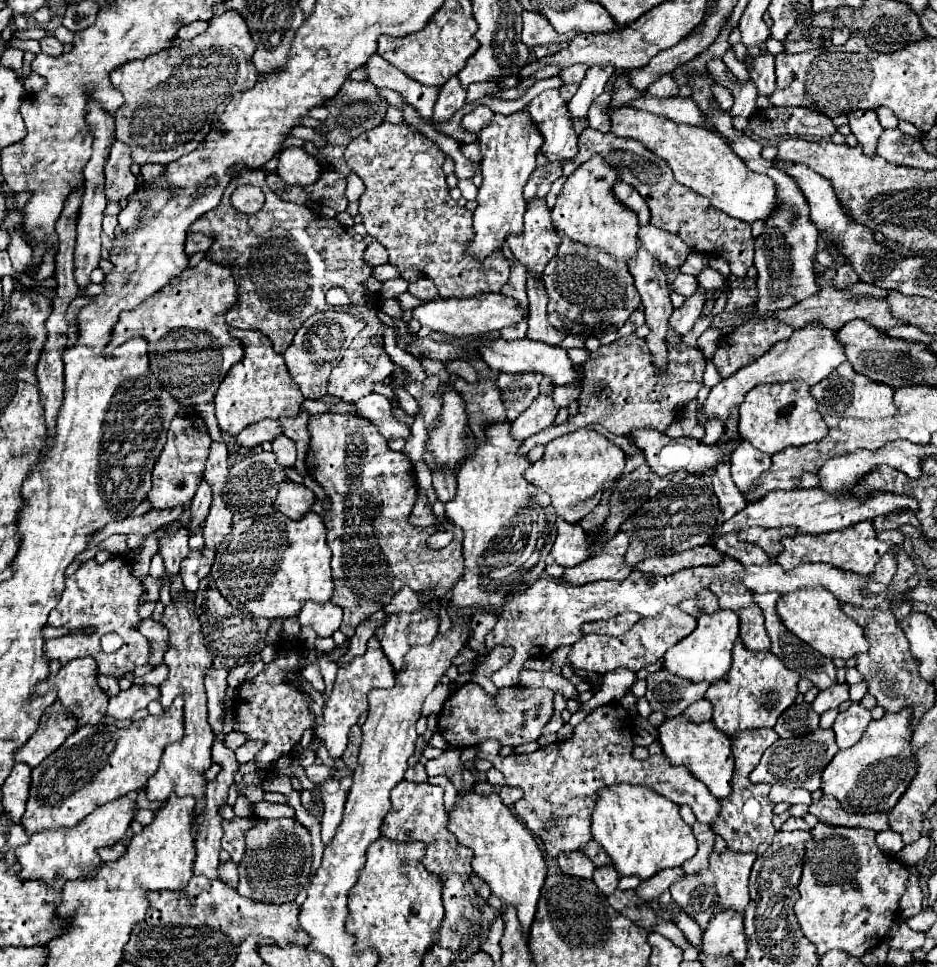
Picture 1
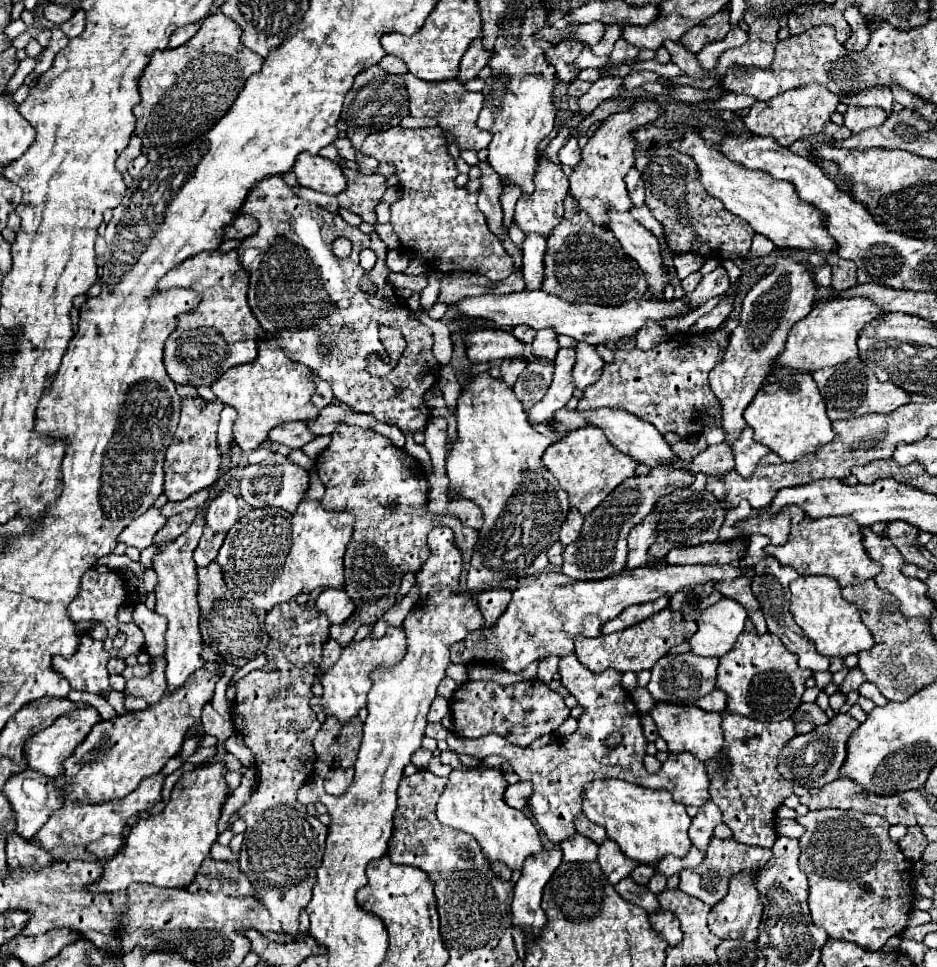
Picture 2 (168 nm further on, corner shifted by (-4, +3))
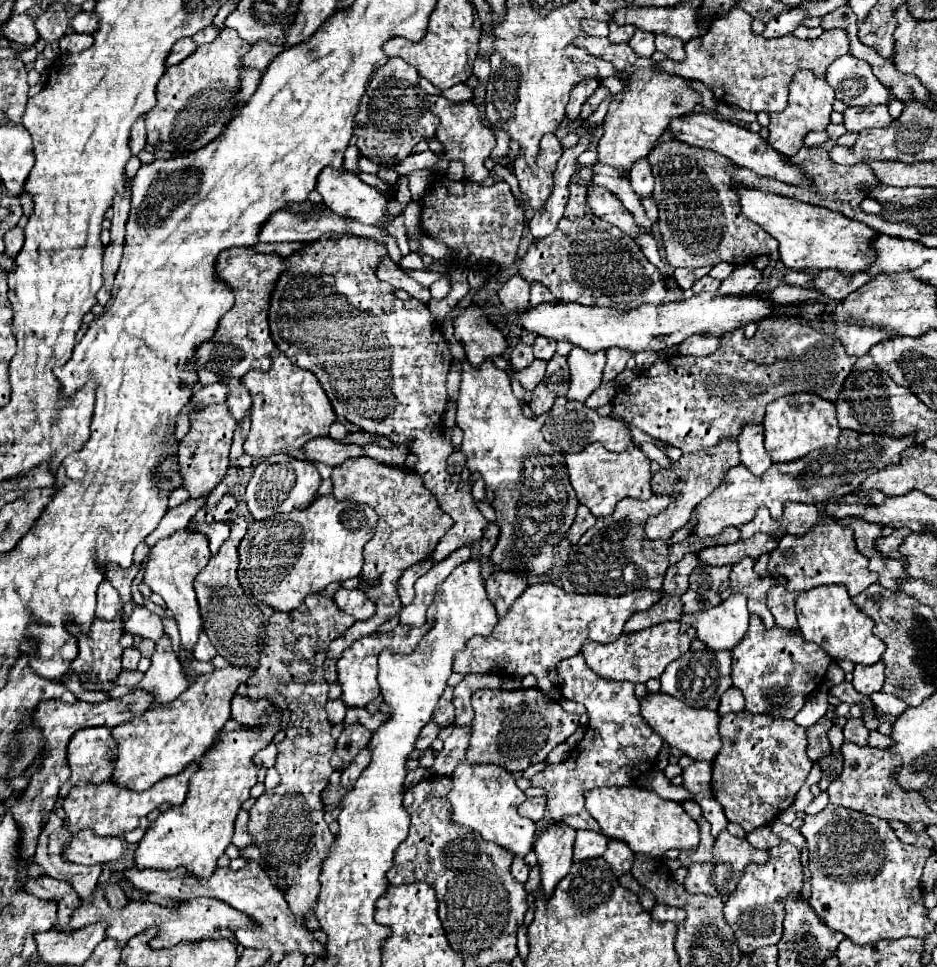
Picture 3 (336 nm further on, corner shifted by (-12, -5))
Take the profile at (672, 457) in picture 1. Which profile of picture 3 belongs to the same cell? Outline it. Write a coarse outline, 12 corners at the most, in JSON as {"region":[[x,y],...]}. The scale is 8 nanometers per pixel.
{"region":[[583,402],[553,406],[543,436],[559,454],[601,442],[623,452],[629,428]]}

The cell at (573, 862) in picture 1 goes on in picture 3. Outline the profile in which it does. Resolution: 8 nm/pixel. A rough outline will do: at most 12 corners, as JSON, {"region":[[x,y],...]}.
{"region":[[577,830],[573,860],[603,856],[609,838]]}

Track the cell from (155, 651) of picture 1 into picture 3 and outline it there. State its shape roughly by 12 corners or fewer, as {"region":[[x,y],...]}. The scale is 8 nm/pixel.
{"region":[[137,606],[125,632],[159,640],[163,622],[145,606]]}

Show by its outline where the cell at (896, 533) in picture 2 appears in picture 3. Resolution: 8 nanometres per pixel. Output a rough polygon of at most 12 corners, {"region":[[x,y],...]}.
{"region":[[897,528],[875,540],[875,548],[887,558],[901,560],[899,544],[911,534]]}

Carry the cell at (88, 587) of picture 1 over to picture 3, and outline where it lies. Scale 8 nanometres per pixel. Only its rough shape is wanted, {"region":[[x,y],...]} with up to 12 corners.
{"region":[[101,582],[97,594],[99,618],[115,618],[119,592]]}

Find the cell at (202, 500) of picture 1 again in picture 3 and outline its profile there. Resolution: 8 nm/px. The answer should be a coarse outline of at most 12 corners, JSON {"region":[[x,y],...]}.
{"region":[[187,528],[151,548],[143,582],[173,610],[183,654],[201,616],[195,574],[209,562],[207,536]]}

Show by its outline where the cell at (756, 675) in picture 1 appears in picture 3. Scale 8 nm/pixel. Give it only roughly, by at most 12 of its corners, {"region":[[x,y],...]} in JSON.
{"region":[[751,614],[731,654],[745,710],[793,720],[831,656]]}

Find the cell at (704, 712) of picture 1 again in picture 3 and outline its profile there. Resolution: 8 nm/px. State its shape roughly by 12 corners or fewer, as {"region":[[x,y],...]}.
{"region":[[729,688],[719,706],[719,714],[745,710],[741,690]]}

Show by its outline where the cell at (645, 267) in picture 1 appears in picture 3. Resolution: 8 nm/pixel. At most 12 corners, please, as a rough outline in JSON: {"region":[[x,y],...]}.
{"region":[[589,186],[587,204],[595,216],[629,236],[641,230],[607,188]]}

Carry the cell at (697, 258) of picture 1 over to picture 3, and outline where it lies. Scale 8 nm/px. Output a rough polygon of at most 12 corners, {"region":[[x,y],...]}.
{"region":[[675,268],[673,278],[681,290],[707,276],[711,268]]}

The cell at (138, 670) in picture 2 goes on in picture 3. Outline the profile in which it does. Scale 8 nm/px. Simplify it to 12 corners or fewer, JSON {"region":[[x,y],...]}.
{"region":[[121,670],[119,686],[137,688],[143,672]]}

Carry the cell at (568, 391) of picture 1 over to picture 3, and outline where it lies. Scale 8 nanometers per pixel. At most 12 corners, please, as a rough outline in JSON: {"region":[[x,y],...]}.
{"region":[[623,348],[607,350],[603,384],[627,368],[633,352]]}

